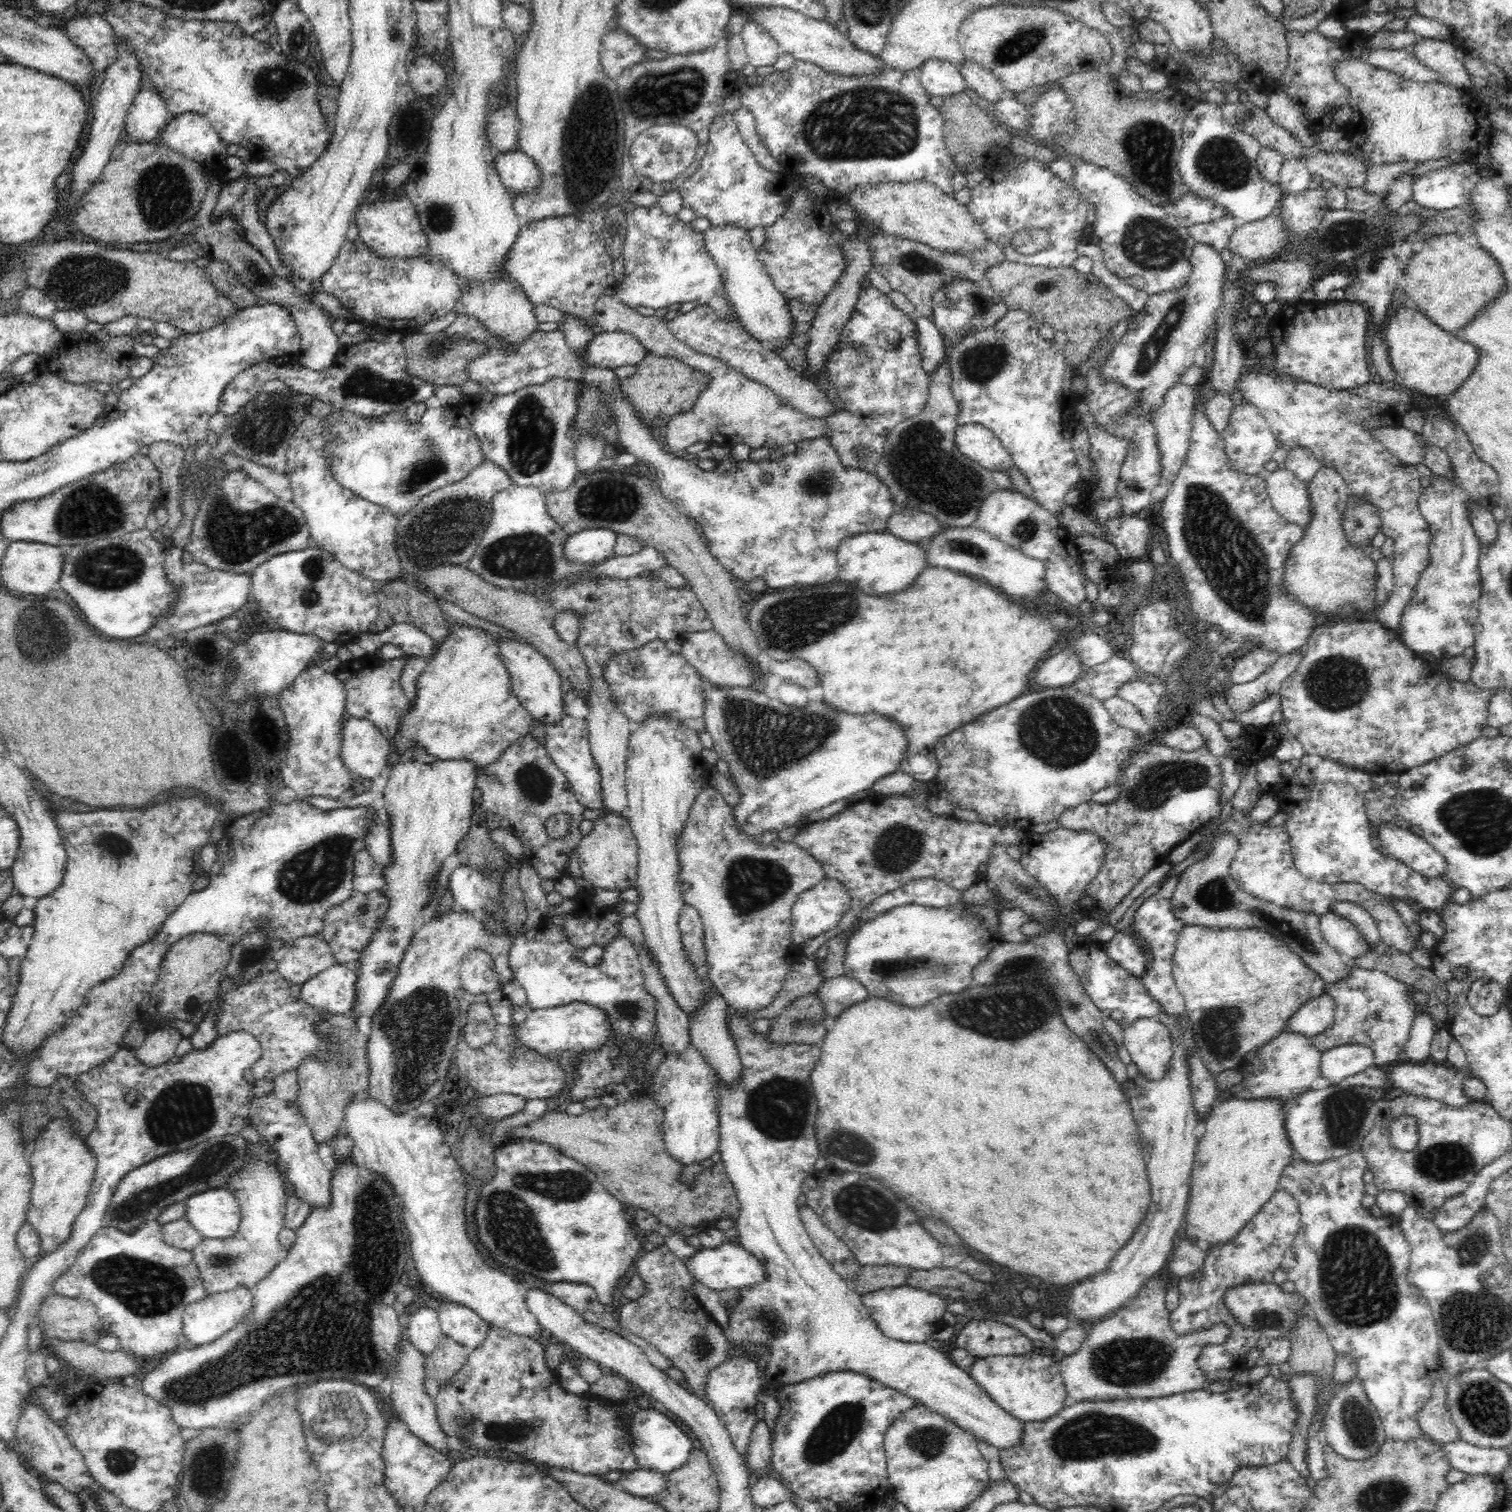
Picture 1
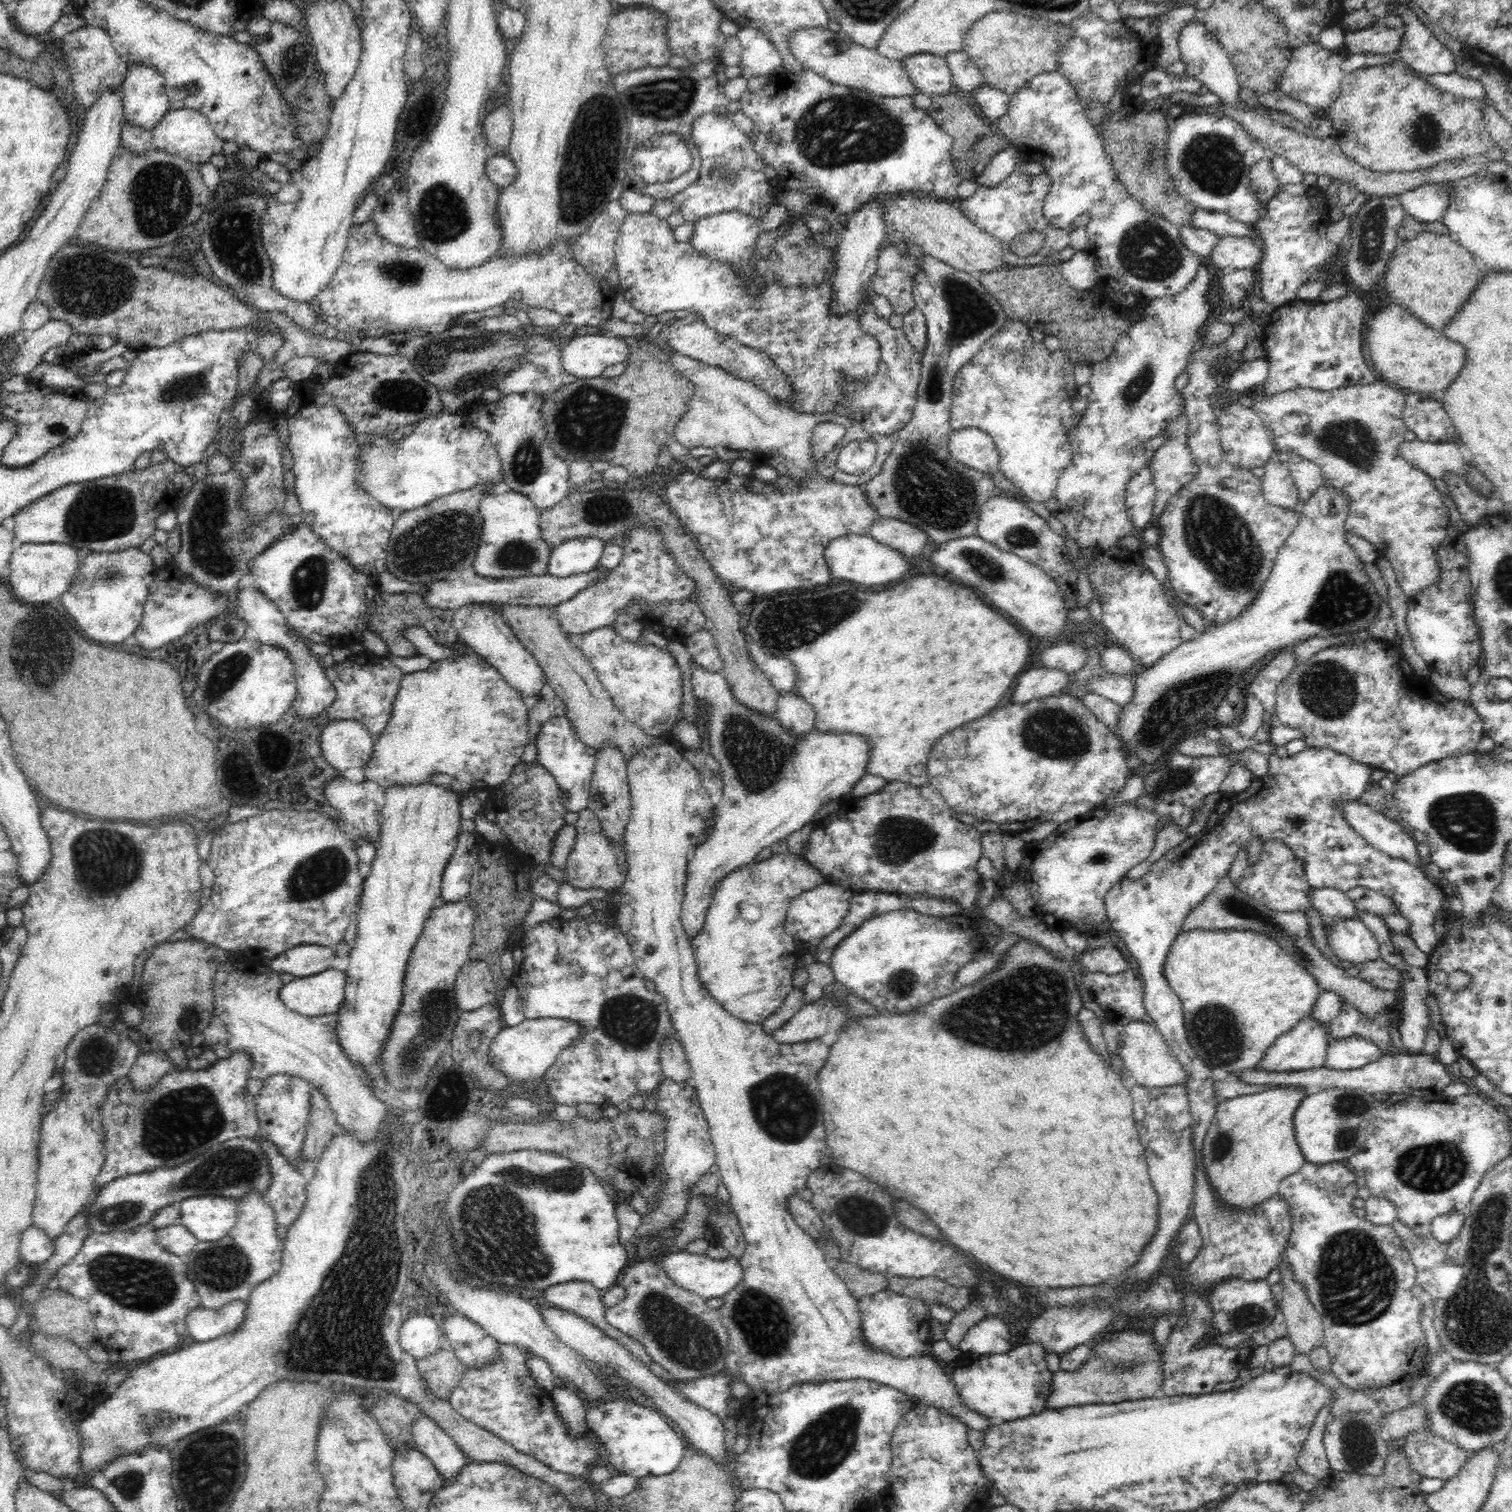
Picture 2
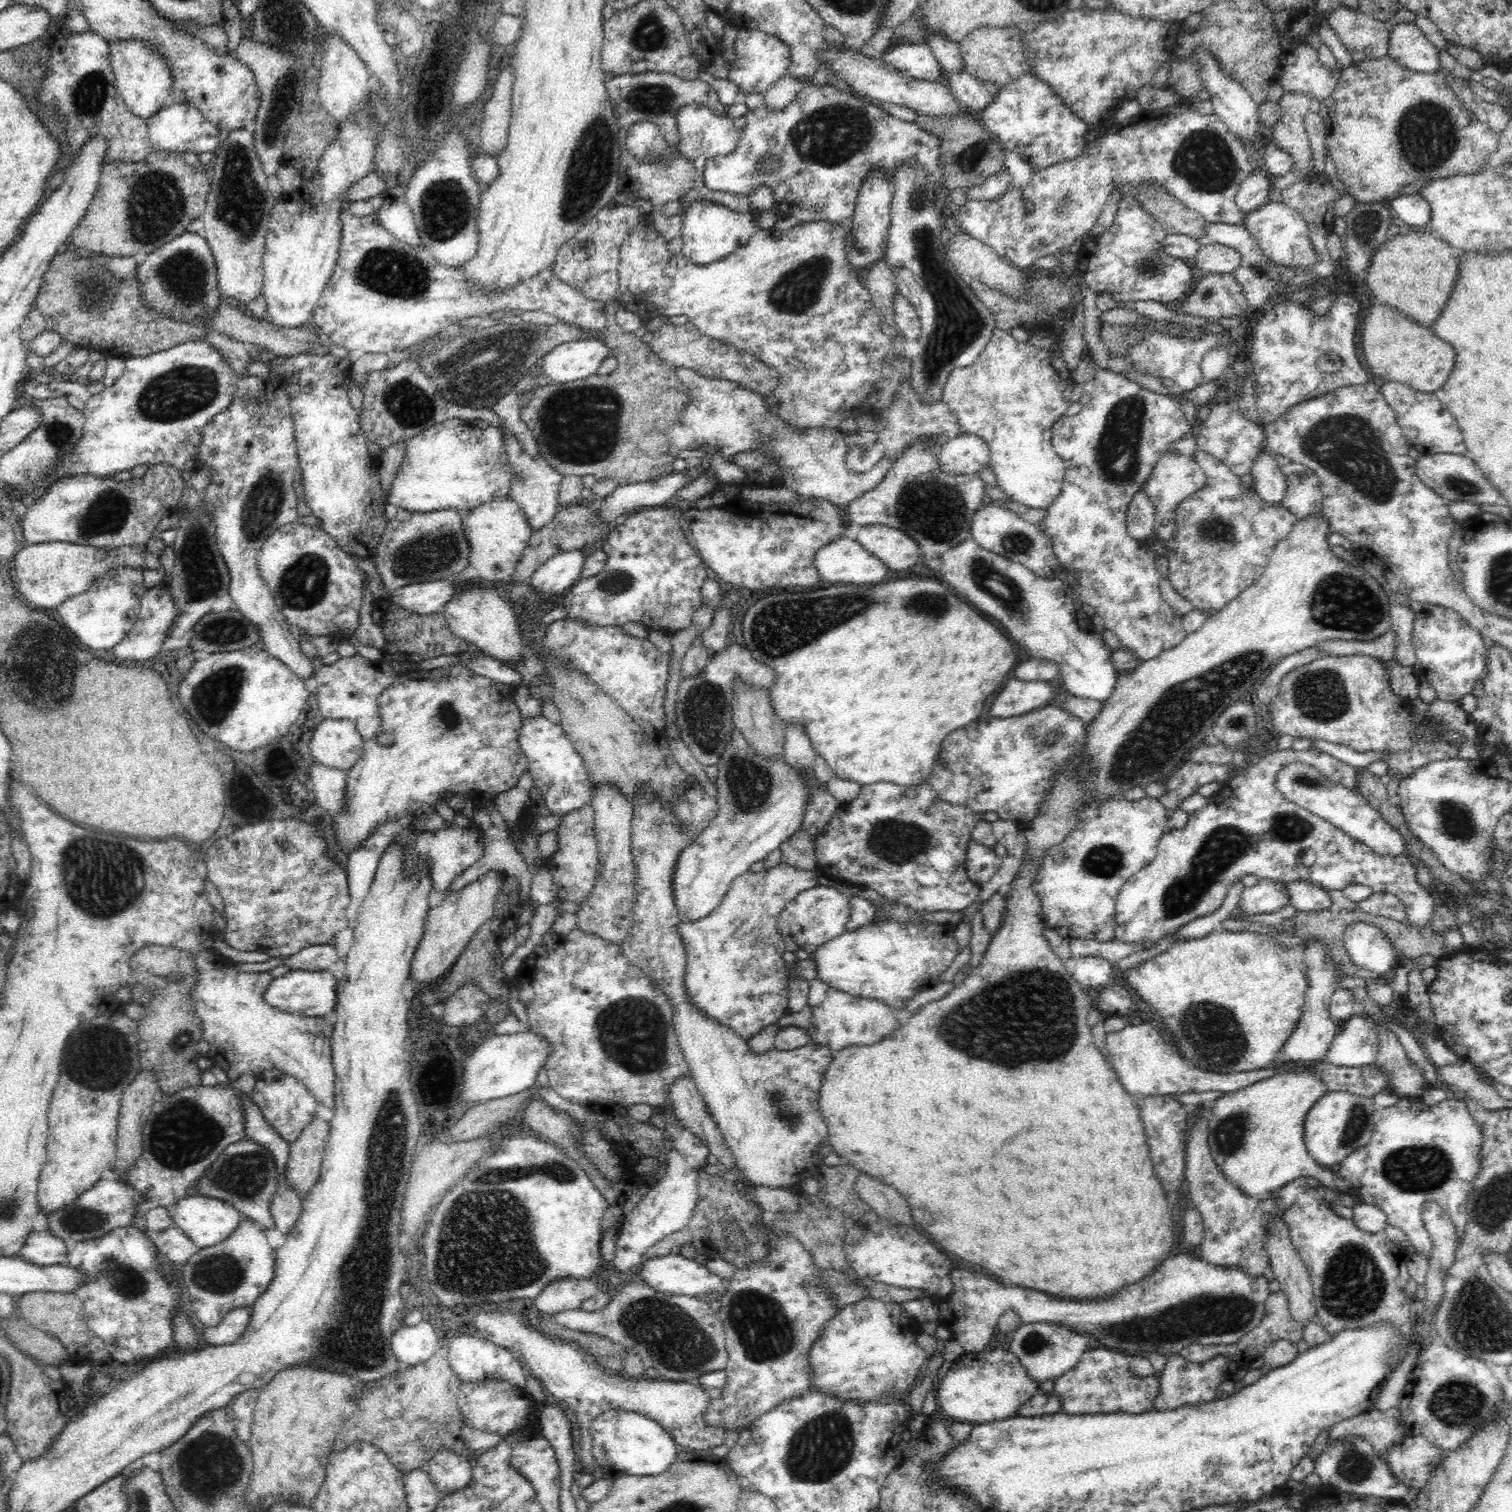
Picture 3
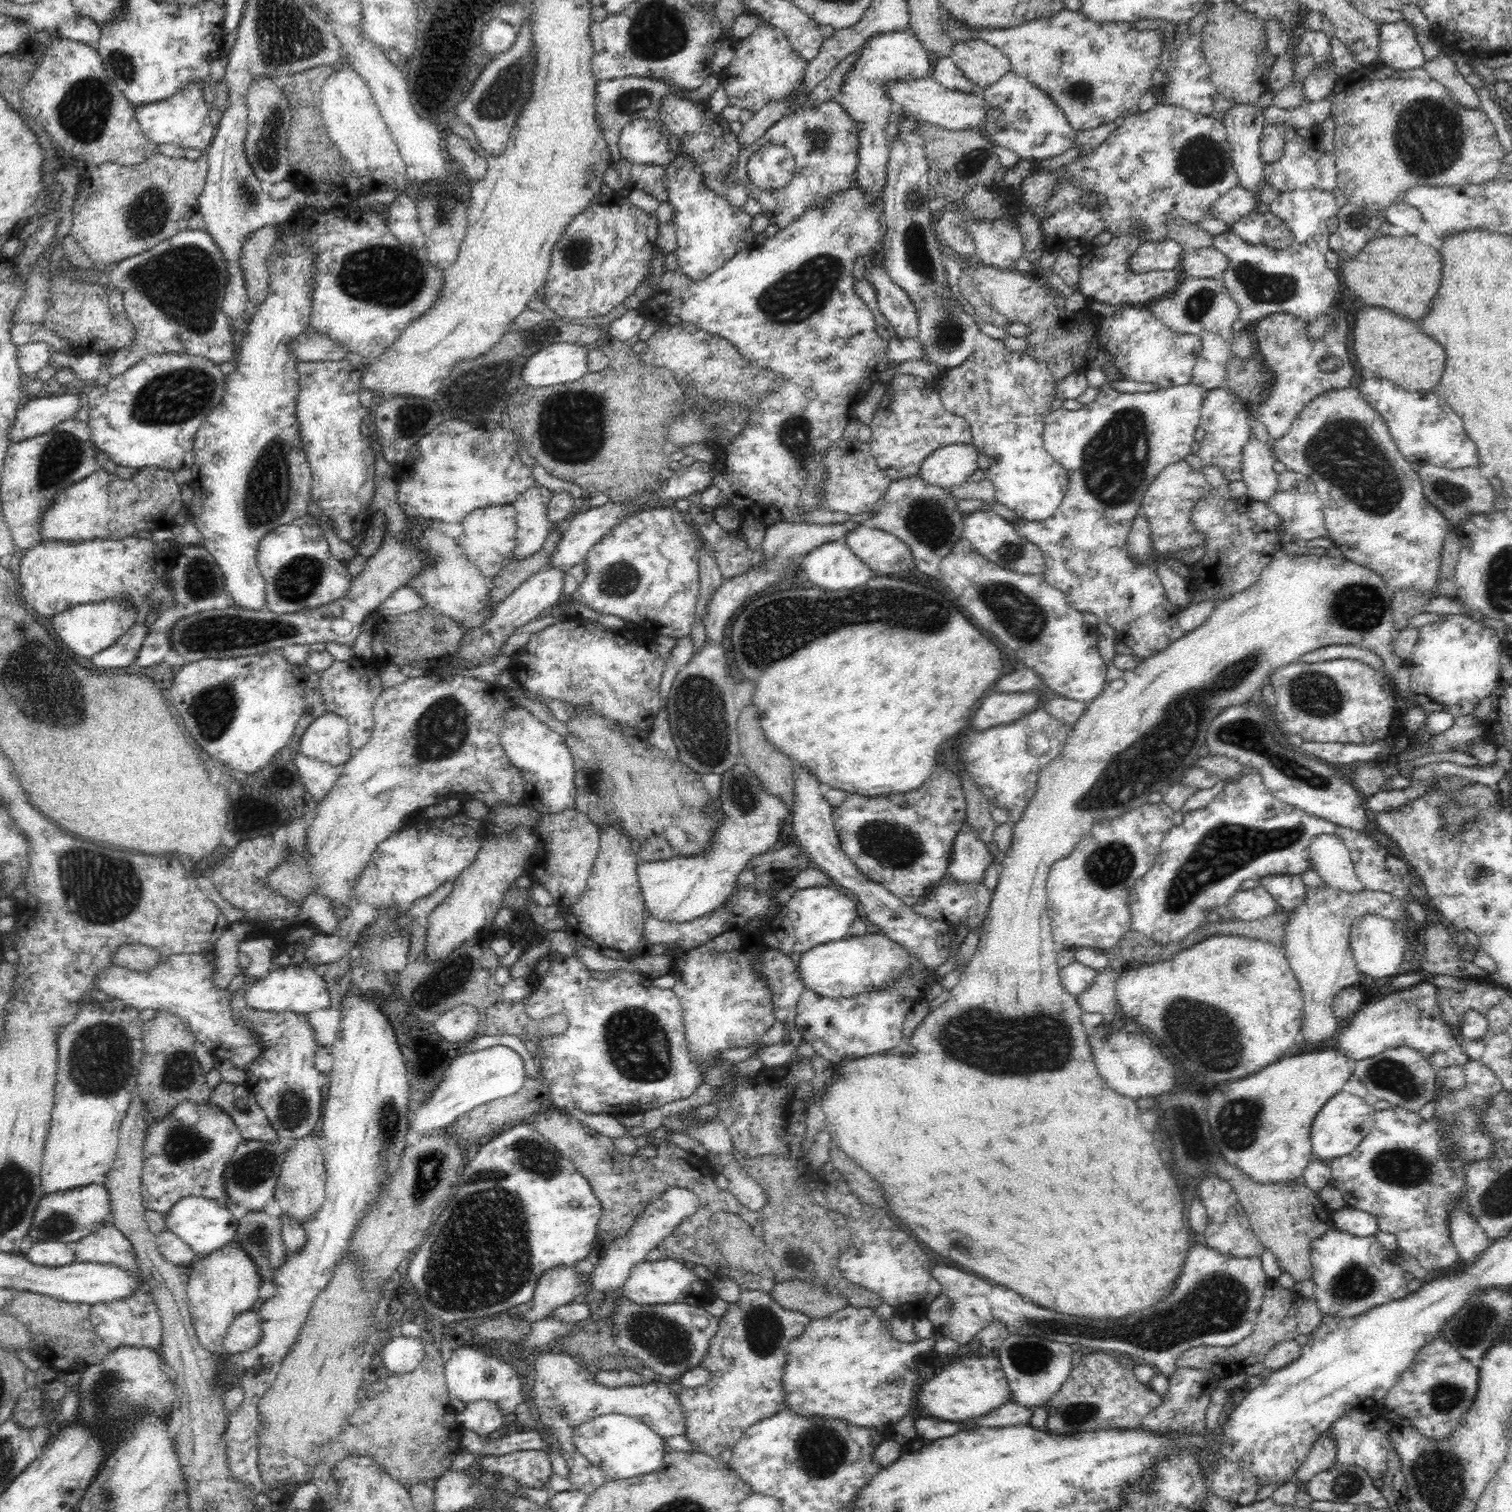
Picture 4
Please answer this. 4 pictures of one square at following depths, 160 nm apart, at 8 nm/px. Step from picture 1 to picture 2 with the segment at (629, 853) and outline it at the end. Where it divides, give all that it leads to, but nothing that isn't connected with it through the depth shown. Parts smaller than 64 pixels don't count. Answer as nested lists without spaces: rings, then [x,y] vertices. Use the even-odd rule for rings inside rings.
[[[589,809],[578,812],[574,827],[576,827],[577,840],[564,866],[566,876],[563,883],[582,890],[592,890],[592,888],[603,888],[606,891],[618,890],[624,884],[626,872],[628,872],[624,841],[618,844],[606,841],[606,833],[600,827],[600,820],[594,817],[594,813]]]

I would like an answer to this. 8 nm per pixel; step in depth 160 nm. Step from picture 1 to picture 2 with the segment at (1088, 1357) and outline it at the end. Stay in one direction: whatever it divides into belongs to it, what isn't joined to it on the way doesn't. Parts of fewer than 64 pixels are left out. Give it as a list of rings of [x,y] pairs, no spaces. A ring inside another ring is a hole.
[[[1128,1328],[1111,1335],[1110,1340],[1100,1342],[1093,1347],[1093,1354],[1074,1372],[1066,1372],[1060,1368],[1053,1374],[1051,1393],[1046,1400],[1048,1410],[1067,1408],[1068,1406],[1082,1406],[1084,1404],[1114,1404],[1128,1400],[1148,1399],[1161,1395],[1162,1388],[1162,1357],[1165,1350],[1156,1345],[1153,1332],[1138,1328]]]

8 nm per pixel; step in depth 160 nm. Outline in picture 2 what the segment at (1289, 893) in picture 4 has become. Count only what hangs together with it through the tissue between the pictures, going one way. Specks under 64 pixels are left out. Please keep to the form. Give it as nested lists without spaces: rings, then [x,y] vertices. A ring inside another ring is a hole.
[[[1313,888],[1309,894],[1314,910],[1325,918],[1349,919],[1358,916],[1358,908],[1345,892],[1335,888]]]

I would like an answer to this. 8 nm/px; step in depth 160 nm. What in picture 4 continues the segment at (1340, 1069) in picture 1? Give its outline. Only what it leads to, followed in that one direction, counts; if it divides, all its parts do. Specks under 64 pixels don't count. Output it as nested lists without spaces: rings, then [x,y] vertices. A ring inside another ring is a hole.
[[[1424,979],[1403,990],[1397,989],[1388,993],[1387,996],[1384,995],[1384,998],[1359,1008],[1337,1038],[1338,1051],[1342,1051],[1342,1055],[1356,1062],[1396,1046],[1407,1046],[1422,1053],[1422,1056],[1425,1056],[1436,1069],[1465,1065],[1469,1058],[1458,1040],[1462,1036],[1469,1040],[1482,1038],[1488,1032],[1488,1019],[1472,1009],[1465,1014],[1460,1032],[1452,1031],[1452,1027],[1446,1021],[1442,1021],[1436,992],[1437,986],[1428,979]]]

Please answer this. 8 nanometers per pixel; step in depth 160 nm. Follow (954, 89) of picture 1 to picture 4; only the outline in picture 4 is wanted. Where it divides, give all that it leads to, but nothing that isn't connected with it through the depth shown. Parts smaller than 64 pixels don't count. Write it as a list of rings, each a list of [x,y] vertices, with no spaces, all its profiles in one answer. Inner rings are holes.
[[[908,29],[883,32],[870,37],[870,40],[867,40],[866,44],[857,50],[857,53],[858,60],[855,60],[851,69],[845,74],[842,86],[839,88],[837,101],[858,125],[857,185],[866,192],[870,201],[874,199],[880,201],[883,188],[887,183],[887,162],[891,145],[886,132],[891,128],[889,118],[895,110],[884,86],[888,80],[906,82],[906,80],[928,77],[932,62],[928,58],[928,52],[924,45]]]

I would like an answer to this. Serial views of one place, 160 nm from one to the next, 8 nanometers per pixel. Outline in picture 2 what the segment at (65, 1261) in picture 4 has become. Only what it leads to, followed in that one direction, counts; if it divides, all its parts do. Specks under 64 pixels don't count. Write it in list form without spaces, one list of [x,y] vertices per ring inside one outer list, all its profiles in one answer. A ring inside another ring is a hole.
[[[34,1225],[22,1232],[19,1244],[22,1262],[36,1266],[40,1262],[46,1262],[52,1258],[55,1248],[55,1239]]]

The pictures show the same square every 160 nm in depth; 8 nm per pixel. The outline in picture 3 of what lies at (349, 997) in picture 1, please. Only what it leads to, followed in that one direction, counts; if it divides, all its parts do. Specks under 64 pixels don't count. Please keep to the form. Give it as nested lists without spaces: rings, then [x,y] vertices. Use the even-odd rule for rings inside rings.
[[[290,969],[284,976],[273,978],[262,995],[263,1001],[272,1008],[305,1017],[330,1017],[334,1015],[337,1005],[337,993],[334,992],[336,979],[332,970],[306,971]]]

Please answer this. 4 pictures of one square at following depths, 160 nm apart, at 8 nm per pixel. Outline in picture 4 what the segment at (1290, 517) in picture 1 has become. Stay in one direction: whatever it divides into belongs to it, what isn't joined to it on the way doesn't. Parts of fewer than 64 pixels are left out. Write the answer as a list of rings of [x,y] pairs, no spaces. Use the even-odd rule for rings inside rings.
[[[1254,433],[1242,451],[1241,480],[1247,486],[1247,500],[1265,503],[1274,496],[1278,486],[1279,474],[1274,472],[1276,462],[1272,442],[1264,443]]]

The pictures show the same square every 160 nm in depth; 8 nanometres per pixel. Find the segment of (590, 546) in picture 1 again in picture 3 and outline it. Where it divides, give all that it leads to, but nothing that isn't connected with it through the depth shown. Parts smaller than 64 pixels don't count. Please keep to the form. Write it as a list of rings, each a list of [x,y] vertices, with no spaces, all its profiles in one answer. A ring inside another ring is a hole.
[[[590,548],[558,552],[541,564],[527,583],[543,596],[560,594],[579,580],[580,571]]]

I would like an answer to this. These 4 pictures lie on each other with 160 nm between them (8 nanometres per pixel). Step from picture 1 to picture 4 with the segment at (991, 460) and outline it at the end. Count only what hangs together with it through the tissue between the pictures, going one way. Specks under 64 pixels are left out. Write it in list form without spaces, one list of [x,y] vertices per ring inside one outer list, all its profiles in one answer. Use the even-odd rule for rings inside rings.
[[[950,444],[937,448],[922,462],[919,476],[926,484],[954,486],[966,483],[978,470],[979,451],[972,444]]]

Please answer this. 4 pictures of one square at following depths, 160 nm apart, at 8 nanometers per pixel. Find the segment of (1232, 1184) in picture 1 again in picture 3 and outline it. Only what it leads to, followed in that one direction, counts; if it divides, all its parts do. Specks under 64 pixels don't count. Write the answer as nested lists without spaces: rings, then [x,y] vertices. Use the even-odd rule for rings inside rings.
[[[1304,1064],[1286,1071],[1278,1071],[1272,1078],[1260,1080],[1246,1088],[1224,1093],[1210,1106],[1208,1142],[1211,1155],[1228,1181],[1234,1183],[1249,1197],[1263,1200],[1277,1195],[1278,1190],[1300,1177],[1313,1177],[1330,1189],[1338,1189],[1335,1184],[1335,1171],[1318,1164],[1308,1152],[1304,1142],[1304,1120],[1314,1102],[1327,1093],[1328,1087],[1316,1075],[1314,1067]]]

